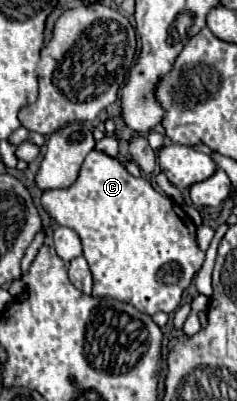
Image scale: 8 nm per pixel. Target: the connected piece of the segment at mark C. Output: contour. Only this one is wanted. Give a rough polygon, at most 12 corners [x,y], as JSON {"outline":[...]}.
{"outline":[[88,153],[44,191],[94,297],[174,313],[204,263],[182,207]]}

